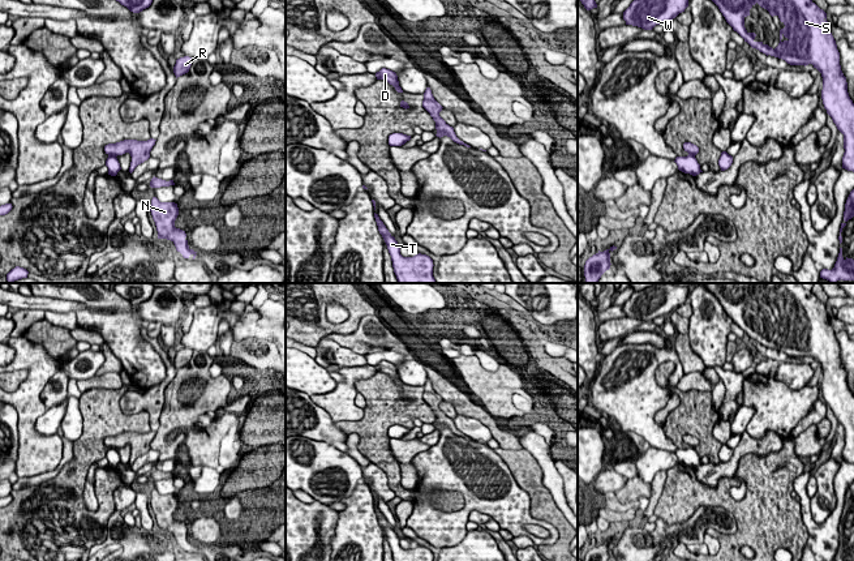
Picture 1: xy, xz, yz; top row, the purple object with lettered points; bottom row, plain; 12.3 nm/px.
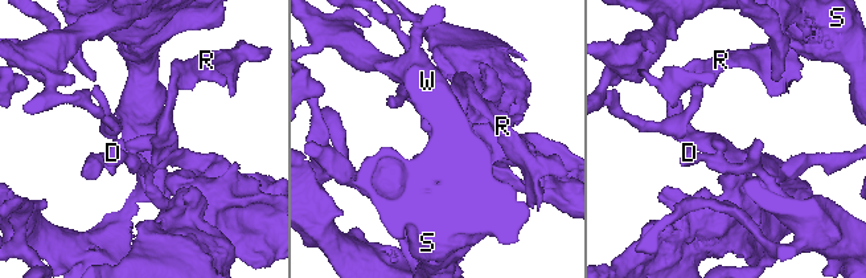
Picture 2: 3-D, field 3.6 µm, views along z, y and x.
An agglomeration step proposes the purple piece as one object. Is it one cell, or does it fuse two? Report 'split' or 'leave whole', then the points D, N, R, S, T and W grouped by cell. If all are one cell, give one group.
split | D S T W / N R

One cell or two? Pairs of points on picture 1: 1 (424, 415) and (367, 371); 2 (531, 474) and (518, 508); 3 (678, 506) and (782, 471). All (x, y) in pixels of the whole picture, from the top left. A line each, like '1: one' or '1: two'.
1: two
2: two
3: one

